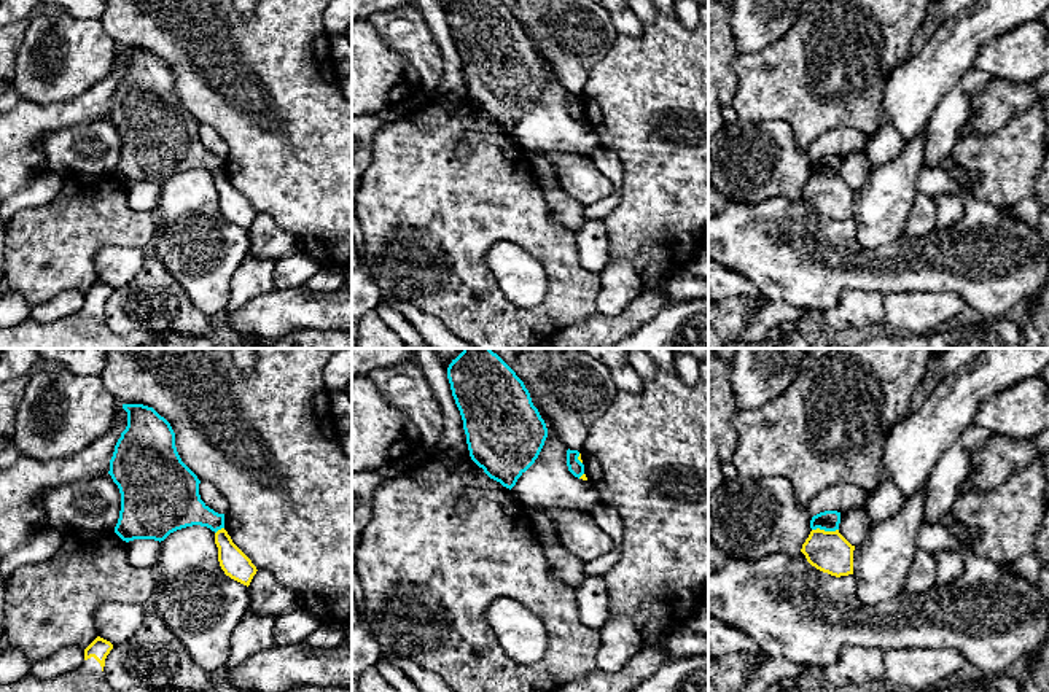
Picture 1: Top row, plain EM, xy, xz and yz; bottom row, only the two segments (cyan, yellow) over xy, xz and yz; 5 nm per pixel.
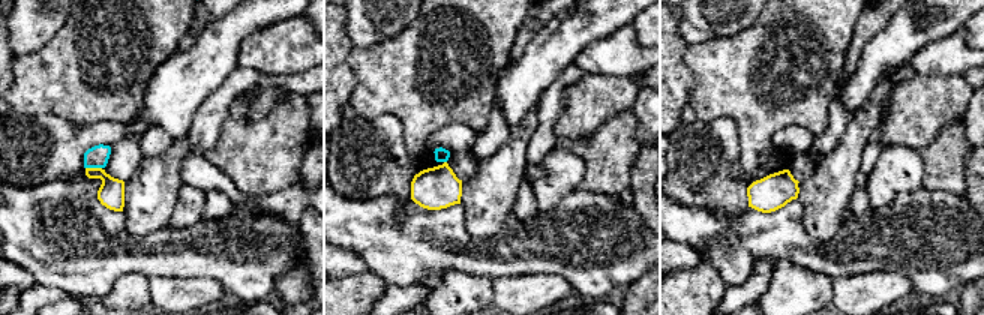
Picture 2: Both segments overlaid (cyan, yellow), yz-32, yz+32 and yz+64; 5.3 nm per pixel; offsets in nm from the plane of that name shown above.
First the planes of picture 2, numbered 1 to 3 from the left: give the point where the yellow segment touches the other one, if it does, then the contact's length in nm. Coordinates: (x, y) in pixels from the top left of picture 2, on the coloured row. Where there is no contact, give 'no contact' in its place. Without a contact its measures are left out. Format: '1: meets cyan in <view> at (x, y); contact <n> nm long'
1: meets cyan in yz-32 at (93, 167); contact 90 nm long
2: no contact
3: no contact

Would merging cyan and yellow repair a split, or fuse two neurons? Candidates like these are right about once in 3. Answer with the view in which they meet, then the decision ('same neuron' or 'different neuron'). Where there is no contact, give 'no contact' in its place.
contact in yz; different neuron

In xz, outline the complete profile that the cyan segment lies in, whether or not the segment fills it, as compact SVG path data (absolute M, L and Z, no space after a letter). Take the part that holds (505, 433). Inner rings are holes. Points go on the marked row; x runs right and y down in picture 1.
M463 348L449 364L447 379L471 460L511 490L548 437L528 390L490 348Z

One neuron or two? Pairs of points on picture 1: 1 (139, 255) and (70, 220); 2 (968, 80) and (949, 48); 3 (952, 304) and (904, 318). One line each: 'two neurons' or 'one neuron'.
1: two neurons
2: two neurons
3: one neuron

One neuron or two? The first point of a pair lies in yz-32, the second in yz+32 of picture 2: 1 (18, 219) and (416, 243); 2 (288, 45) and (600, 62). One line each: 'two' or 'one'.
1: one
2: one

